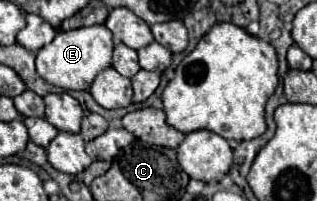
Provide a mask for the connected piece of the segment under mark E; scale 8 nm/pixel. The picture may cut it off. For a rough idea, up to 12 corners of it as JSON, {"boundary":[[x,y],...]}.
{"boundary":[[104,24],[56,32],[36,72],[64,90],[88,90],[112,64]]}

